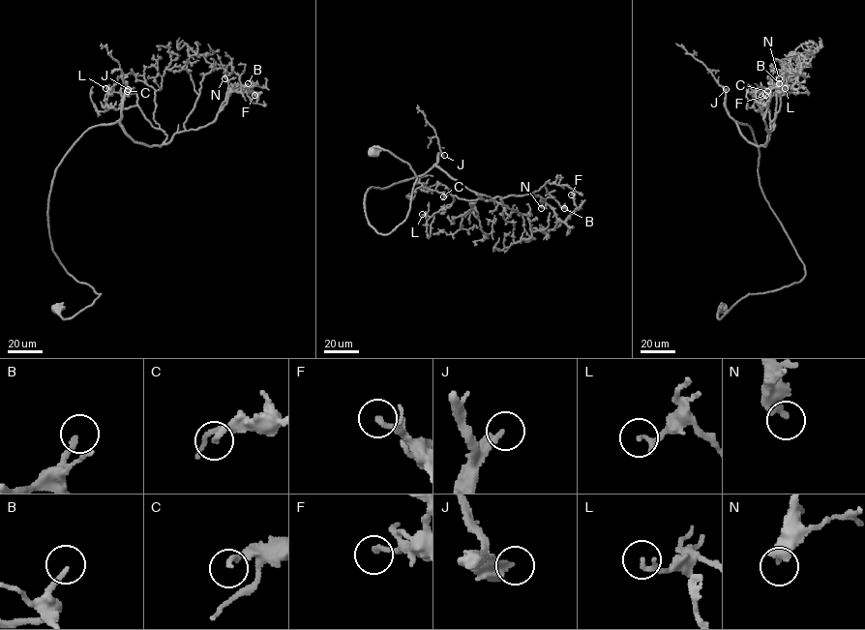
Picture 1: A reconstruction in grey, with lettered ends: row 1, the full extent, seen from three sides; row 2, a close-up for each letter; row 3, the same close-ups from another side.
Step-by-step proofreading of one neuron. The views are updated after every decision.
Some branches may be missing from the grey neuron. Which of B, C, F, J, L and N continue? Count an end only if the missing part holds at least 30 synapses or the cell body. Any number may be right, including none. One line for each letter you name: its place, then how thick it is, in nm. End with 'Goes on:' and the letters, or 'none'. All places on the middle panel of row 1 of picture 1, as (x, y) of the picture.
J: Place: (444, 155). Thickness 360 nm
Goes on: J

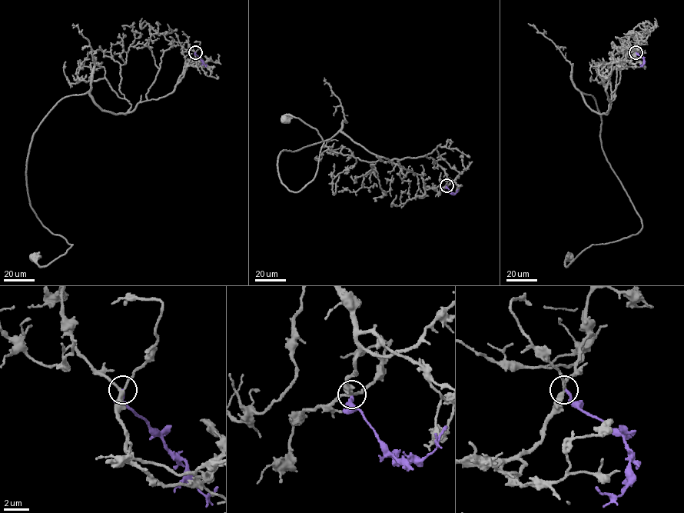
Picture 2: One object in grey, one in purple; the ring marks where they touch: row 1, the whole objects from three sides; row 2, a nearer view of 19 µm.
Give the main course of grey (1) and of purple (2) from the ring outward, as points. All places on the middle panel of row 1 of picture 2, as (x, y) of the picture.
1: (446, 186), (431, 158), (386, 158), (338, 131), (281, 151), (289, 190), (314, 177), (323, 141), (285, 120)
2: (446, 186), (452, 193), (455, 194), (458, 189)

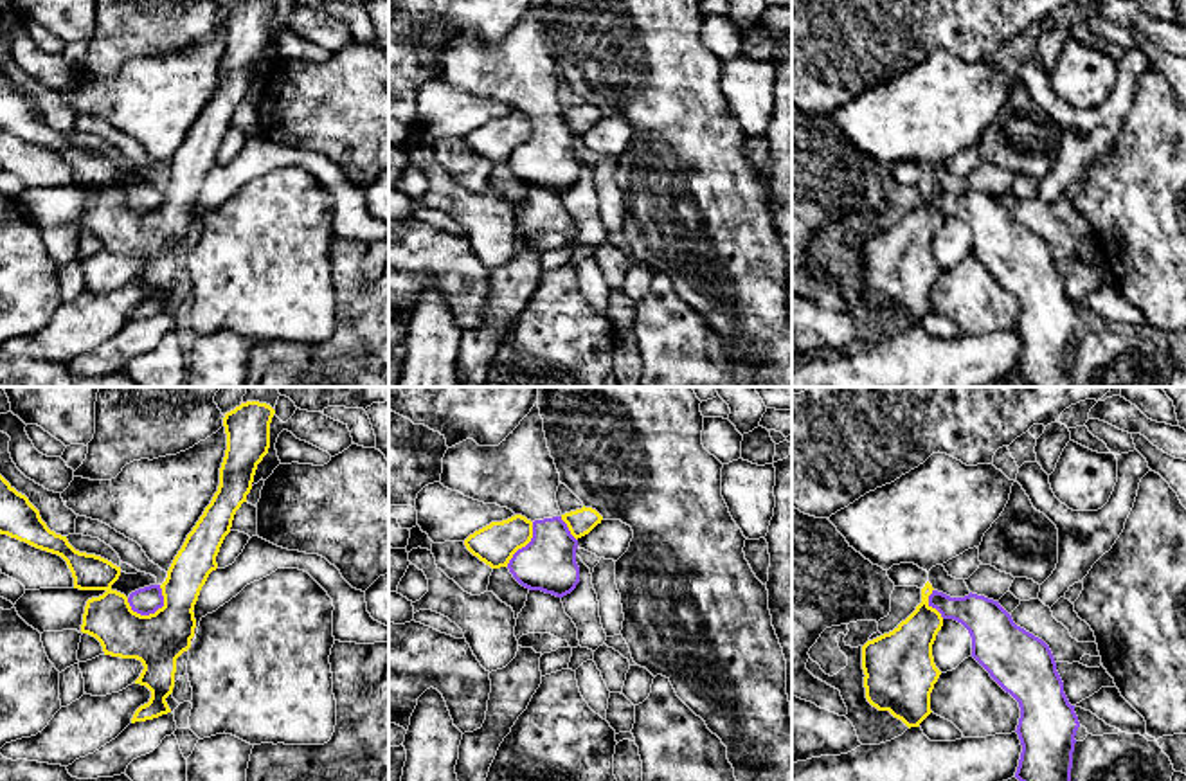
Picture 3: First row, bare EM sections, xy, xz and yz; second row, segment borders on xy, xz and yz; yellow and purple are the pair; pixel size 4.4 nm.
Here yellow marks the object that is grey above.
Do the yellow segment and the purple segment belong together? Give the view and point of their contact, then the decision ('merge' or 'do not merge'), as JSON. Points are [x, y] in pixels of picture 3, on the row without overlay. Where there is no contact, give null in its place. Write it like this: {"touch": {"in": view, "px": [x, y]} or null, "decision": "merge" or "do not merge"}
{"touch": {"in": "xy", "px": [143, 213]}, "decision": "do not merge"}

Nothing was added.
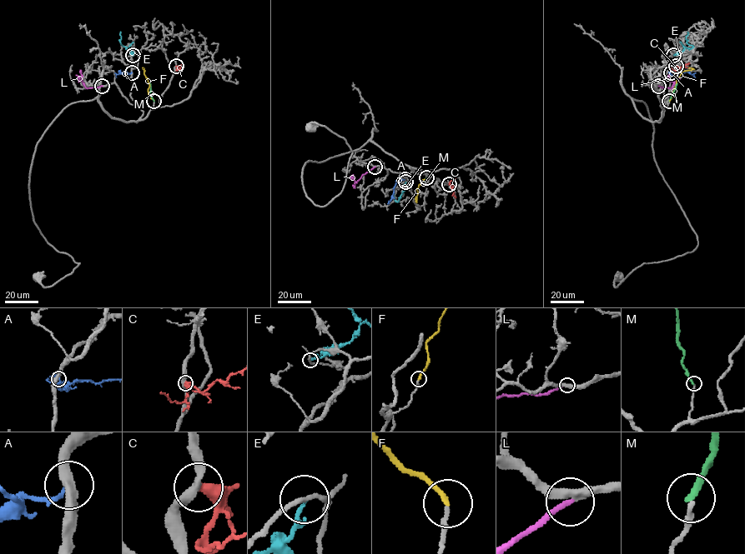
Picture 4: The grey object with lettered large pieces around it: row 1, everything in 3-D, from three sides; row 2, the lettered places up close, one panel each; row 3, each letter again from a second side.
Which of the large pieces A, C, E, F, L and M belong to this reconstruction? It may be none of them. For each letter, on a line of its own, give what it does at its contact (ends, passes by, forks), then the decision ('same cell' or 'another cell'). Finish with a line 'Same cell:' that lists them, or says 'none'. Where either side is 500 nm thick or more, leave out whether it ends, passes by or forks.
A: it ends | another cell
C: it ends | another cell
E: it ends | another cell
F: it ends | same cell
L: it ends | same cell
M: it ends | another cell
Same cell: F, L

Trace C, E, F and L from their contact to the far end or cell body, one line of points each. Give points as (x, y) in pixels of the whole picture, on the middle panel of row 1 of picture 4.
C: (449, 184), (455, 197)
E: (405, 182), (398, 202), (394, 196)
F: (427, 177), (421, 179), (416, 201), (415, 197)
L: (375, 167), (353, 185)

